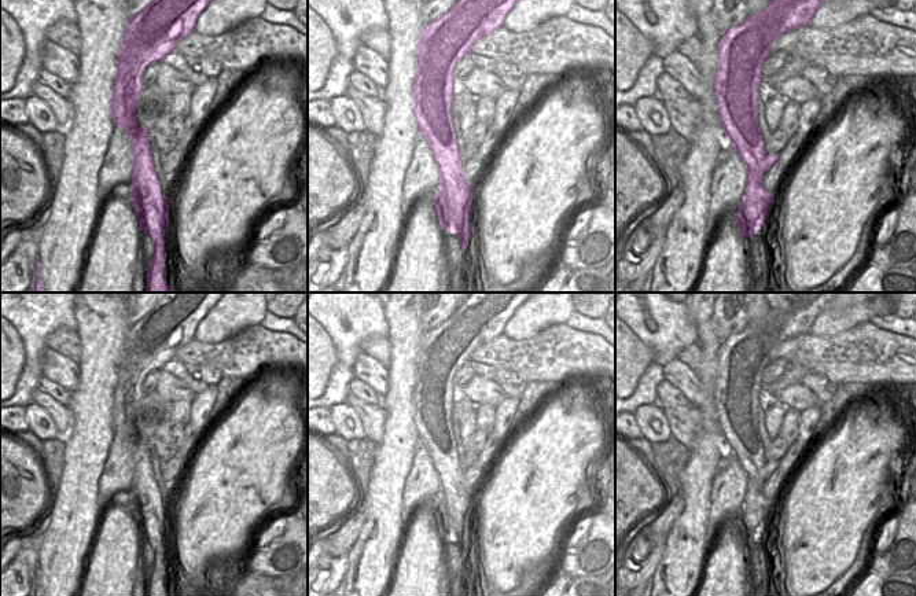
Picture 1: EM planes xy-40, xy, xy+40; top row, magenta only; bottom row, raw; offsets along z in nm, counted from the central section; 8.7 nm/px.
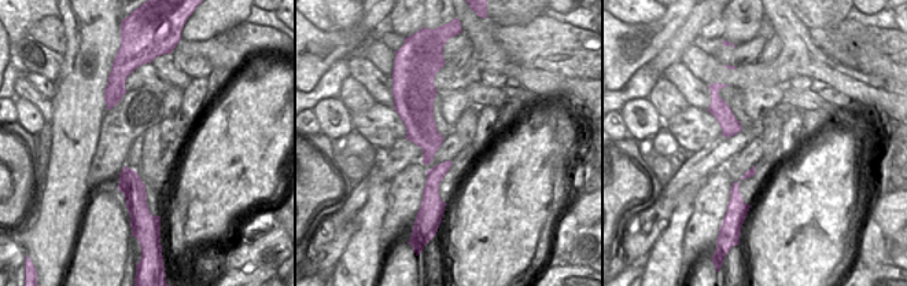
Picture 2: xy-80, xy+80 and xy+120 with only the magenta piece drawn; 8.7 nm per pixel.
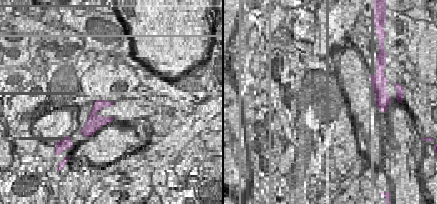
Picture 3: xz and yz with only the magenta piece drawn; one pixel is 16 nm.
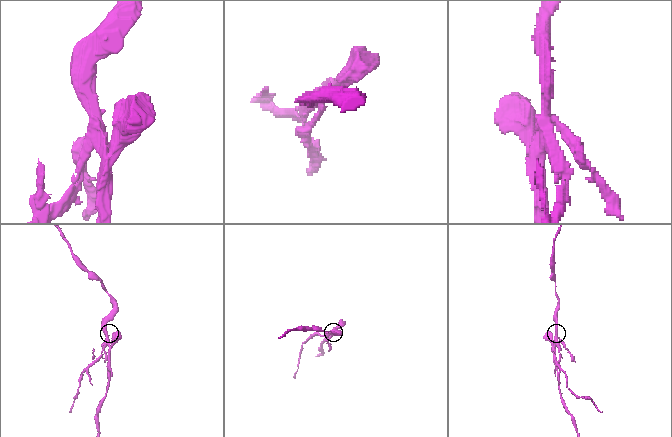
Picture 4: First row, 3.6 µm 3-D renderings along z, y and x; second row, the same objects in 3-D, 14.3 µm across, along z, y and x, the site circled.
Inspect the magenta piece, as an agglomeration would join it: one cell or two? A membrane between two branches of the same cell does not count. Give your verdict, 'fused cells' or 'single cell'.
fused cells

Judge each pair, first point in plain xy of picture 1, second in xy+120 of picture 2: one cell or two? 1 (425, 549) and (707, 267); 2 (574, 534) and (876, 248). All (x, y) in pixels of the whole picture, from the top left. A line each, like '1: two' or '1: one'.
1: one
2: one

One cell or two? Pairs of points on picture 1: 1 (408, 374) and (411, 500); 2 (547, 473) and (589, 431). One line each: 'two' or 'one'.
1: two
2: one

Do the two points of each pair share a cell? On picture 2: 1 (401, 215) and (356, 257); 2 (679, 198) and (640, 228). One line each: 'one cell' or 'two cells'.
1: two cells
2: one cell

